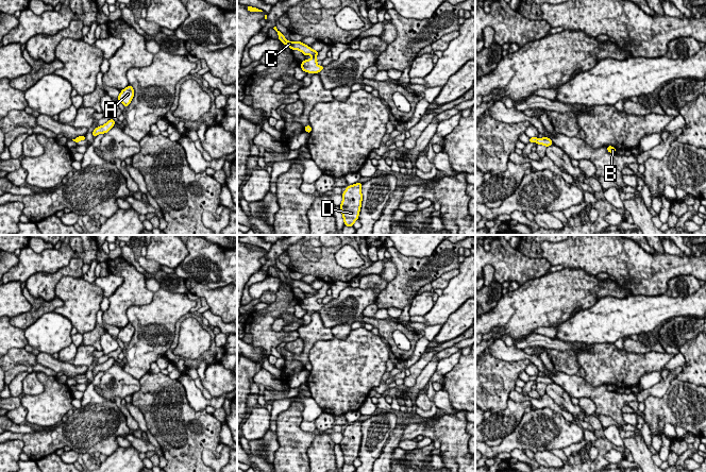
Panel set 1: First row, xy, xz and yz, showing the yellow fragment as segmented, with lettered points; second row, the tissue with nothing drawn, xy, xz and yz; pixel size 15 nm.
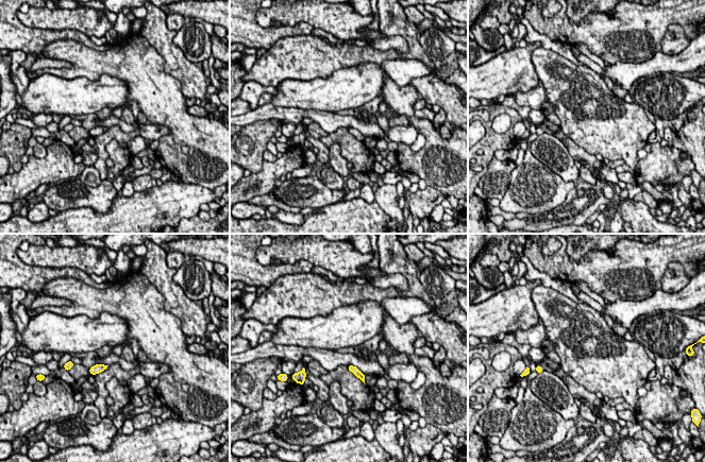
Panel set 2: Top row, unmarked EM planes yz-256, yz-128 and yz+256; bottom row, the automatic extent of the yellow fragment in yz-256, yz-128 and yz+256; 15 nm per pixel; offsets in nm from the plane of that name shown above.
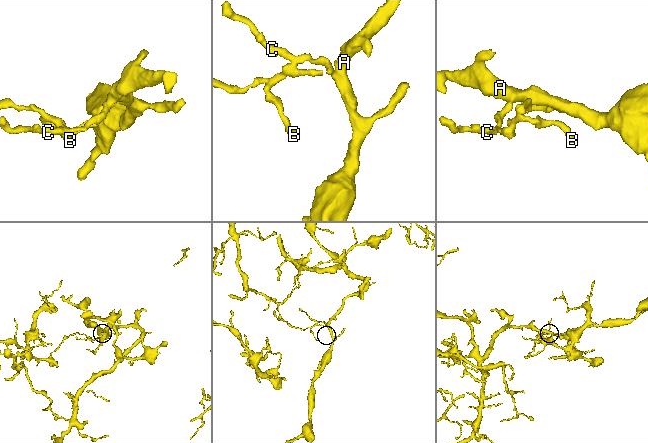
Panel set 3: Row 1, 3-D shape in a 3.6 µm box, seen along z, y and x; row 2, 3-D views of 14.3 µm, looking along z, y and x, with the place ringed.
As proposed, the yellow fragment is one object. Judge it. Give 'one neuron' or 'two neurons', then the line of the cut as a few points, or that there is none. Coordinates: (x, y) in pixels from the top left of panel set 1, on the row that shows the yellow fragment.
two neurons | xz (313, 56), (315, 57)

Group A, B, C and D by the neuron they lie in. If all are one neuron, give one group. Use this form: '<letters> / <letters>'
A C D / B

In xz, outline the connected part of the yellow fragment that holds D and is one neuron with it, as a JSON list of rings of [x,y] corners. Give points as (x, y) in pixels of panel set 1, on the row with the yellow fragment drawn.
[[[356,183],[347,186],[342,193],[342,202],[339,207],[344,225],[347,226],[353,226],[354,222],[358,219],[363,200],[362,184],[363,183]]]

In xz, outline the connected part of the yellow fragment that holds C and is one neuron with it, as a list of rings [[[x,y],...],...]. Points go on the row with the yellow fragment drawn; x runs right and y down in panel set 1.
[[[276,27],[273,28],[278,35],[279,39],[285,44],[287,47],[289,47],[291,50],[299,50],[301,51],[304,55],[312,55],[313,57],[316,57],[318,55],[318,51],[313,50],[310,47],[307,45],[301,43],[301,41],[288,41],[284,35],[276,29]]]

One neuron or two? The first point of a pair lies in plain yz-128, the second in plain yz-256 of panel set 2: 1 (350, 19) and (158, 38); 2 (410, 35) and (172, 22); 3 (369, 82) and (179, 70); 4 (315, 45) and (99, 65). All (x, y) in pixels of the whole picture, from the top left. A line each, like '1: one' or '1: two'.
1: two
2: two
3: two
4: one

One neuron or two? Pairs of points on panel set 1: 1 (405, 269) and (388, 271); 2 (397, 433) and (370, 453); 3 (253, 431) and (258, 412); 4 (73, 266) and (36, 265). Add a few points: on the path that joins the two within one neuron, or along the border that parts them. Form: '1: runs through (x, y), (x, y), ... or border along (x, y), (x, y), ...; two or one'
1: border along (390, 258), (396, 268), (396, 275), (388, 283); two
2: border along (399, 420), (382, 453), (374, 460); two
3: runs through (255, 426), (258, 422), (258, 417); one
4: border along (78, 257), (73, 257), (54, 272), (40, 272); two

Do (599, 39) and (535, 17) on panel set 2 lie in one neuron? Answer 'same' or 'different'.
same

